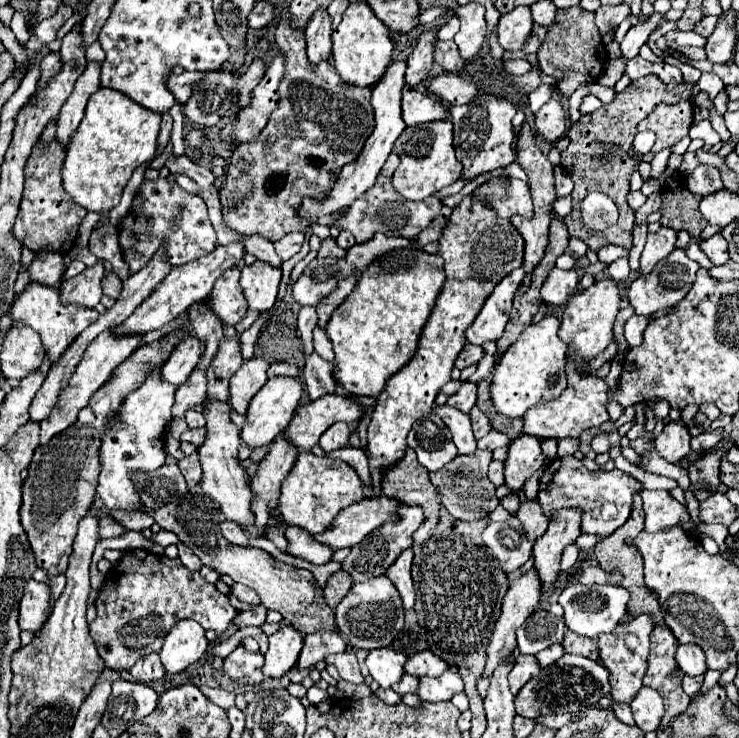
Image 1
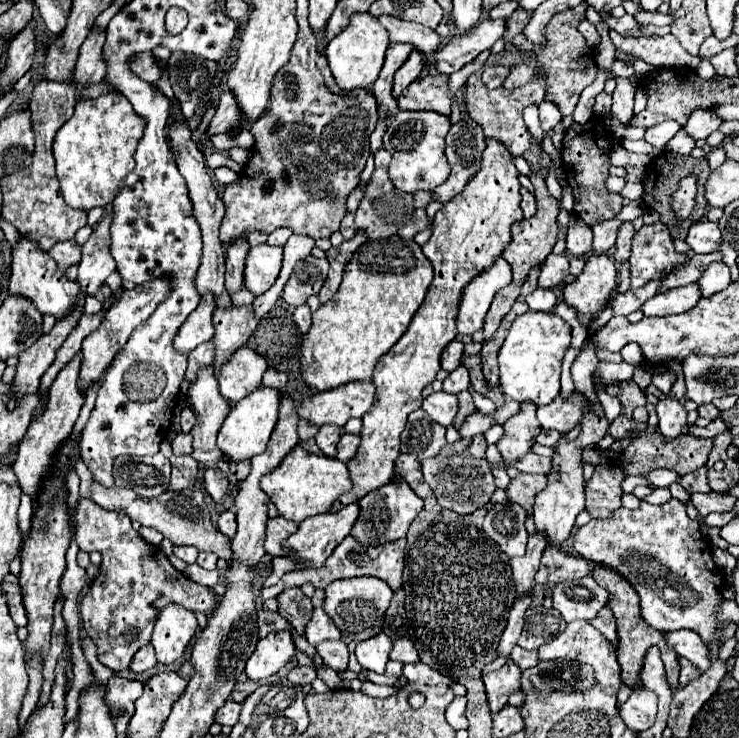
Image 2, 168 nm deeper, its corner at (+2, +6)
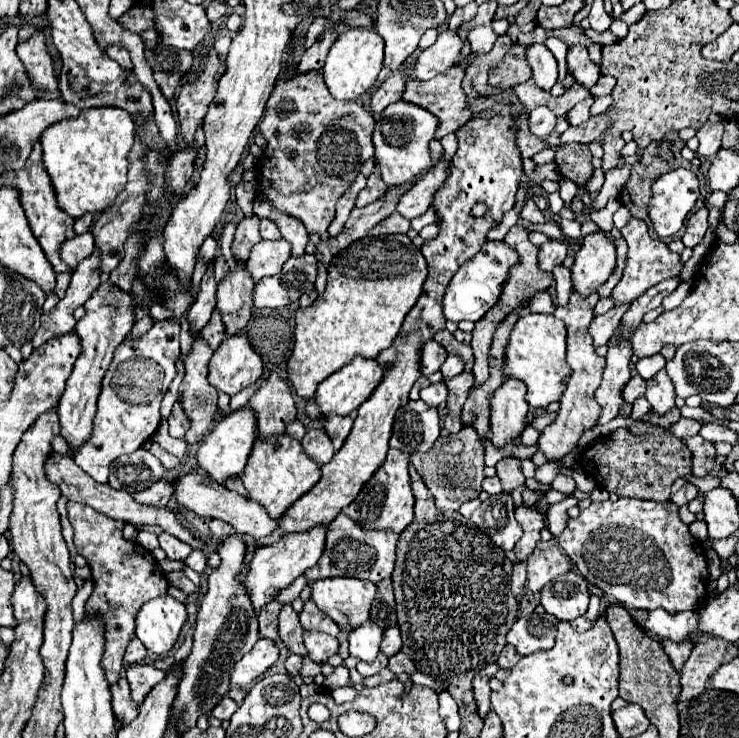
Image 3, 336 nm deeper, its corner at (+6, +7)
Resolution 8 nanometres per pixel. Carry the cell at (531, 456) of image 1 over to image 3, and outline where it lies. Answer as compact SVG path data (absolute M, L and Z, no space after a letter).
M505 378L501 388L489 400L491 410L491 442L495 446L509 444L525 430L529 404L525 400L525 384L515 378Z

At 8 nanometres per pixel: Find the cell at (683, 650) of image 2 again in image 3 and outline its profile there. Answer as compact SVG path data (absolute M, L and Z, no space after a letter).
M657 608L649 612L645 628L659 634L661 638L671 638L673 642L681 642L695 630L695 624L697 624L695 616L697 616L695 612L669 614L663 608Z

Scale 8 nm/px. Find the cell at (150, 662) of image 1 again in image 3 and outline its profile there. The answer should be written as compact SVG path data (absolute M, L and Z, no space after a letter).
M133 638L131 640L131 644L127 644L127 652L125 652L125 656L123 656L123 662L125 664L137 664L137 662L141 662L143 658L145 658L145 648L143 648L143 644L137 640L137 638Z

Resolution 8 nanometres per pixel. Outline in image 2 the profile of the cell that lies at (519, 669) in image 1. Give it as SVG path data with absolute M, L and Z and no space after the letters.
M507 659L507 663L501 669L483 675L483 683L487 689L487 701L491 713L495 715L507 705L509 695L521 689L521 669L511 659Z

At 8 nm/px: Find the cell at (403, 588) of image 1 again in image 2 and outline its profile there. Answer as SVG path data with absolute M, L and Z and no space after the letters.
M351 535L345 537L337 549L331 553L331 557L325 561L323 567L319 569L301 569L301 571L293 571L293 573L287 573L283 575L283 579L273 585L273 587L263 587L261 589L261 597L263 601L267 599L273 599L277 597L283 589L287 587L301 587L303 583L313 583L315 587L319 589L325 589L329 583L337 581L337 579L347 579L347 577L359 577L359 575L371 575L371 577L379 577L383 579L393 591L399 591L403 587L403 581L401 581L401 573L403 573L403 553L405 553L405 539L399 539L399 541L393 541L393 543L387 543L387 545L379 545L379 547L369 547L369 545L361 545L357 543Z

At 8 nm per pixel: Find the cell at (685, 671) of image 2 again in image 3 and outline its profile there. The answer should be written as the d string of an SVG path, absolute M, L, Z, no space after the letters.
M661 640L661 646L665 648L665 654L669 656L671 664L681 670L683 664L689 658L689 652L693 650L693 642L691 640L681 640L681 642L671 642L671 640Z

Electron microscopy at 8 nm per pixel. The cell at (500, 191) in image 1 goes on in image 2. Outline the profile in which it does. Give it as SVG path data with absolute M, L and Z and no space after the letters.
M521 189L521 209L523 209L523 219L527 217L533 217L535 215L535 197L533 197L533 193L531 191L527 191L527 189Z

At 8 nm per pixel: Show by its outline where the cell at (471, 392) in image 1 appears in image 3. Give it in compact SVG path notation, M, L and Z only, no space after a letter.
M449 354L447 360L445 360L443 366L441 366L441 374L443 374L443 378L453 378L453 376L461 374L463 368L465 368L465 362L461 360L461 356Z

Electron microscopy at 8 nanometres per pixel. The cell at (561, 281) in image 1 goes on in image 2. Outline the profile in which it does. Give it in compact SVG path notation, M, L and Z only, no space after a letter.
M549 255L543 263L543 269L539 273L539 287L541 289L555 289L563 283L563 279L569 275L569 261L565 255Z

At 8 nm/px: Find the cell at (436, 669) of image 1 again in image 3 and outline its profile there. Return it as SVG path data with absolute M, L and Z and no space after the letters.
M391 626L383 632L383 642L381 642L381 652L387 656L393 656L401 650L401 634L399 626Z

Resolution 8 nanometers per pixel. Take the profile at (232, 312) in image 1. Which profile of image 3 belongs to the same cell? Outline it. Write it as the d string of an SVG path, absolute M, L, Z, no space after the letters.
M251 216L251 218L243 218L239 224L237 224L237 232L235 232L235 240L233 240L233 256L237 260L247 260L251 248L261 240L261 234L259 234L259 218L257 216Z

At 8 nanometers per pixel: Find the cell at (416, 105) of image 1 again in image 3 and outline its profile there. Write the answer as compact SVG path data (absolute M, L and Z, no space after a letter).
M455 66L455 68L449 68L449 70L443 72L443 74L427 80L427 82L409 80L409 82L405 84L403 100L411 102L411 104L417 104L417 106L429 110L433 116L437 116L437 120L443 124L443 136L447 136L447 134L451 134L451 132L457 132L457 130L471 118L467 94L463 92L463 86L461 86L463 76L465 76L465 68Z

